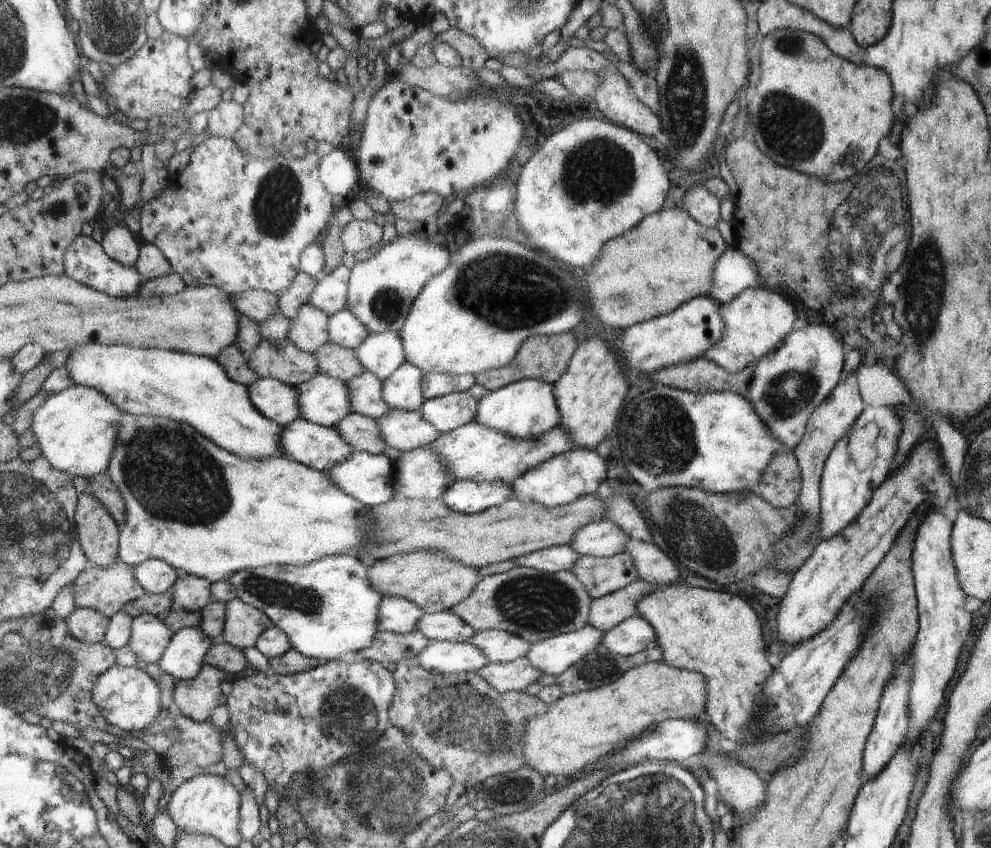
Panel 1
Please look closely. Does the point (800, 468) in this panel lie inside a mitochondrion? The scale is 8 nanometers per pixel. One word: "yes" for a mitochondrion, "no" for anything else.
no

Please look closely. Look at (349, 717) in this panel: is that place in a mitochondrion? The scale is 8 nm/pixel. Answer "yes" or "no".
yes

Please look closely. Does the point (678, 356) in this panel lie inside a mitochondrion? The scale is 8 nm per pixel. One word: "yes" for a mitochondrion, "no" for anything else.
no

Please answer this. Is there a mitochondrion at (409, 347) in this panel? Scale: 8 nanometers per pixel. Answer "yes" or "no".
no

